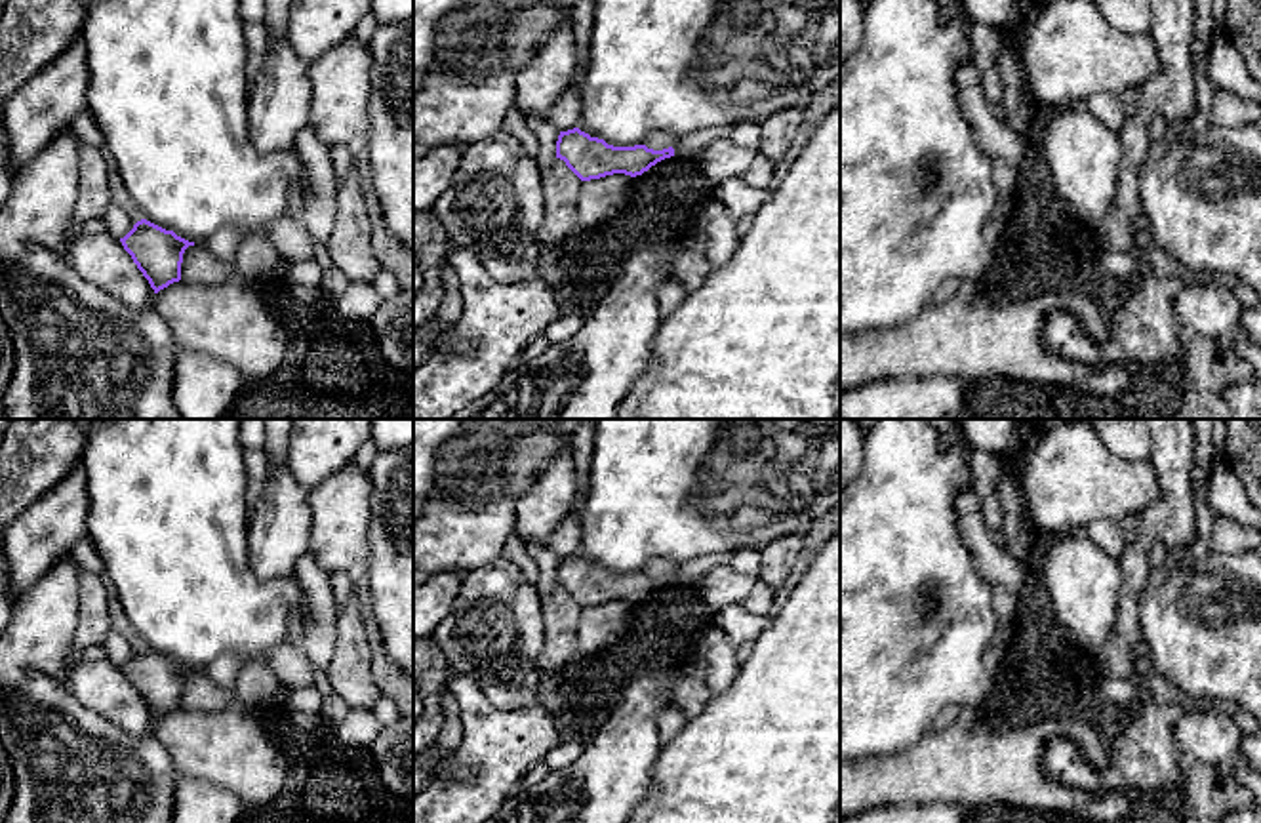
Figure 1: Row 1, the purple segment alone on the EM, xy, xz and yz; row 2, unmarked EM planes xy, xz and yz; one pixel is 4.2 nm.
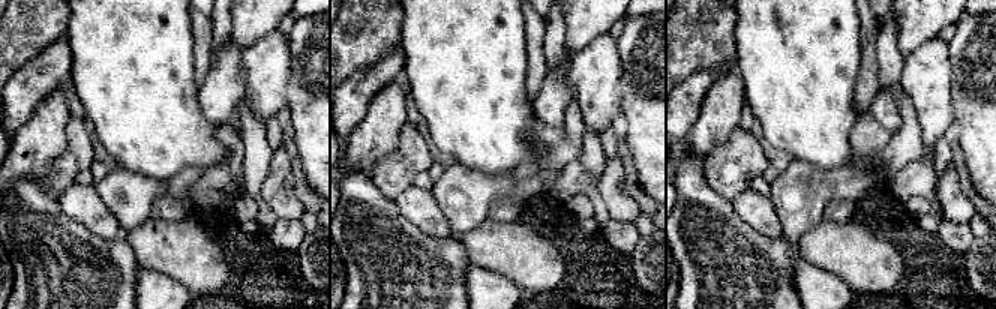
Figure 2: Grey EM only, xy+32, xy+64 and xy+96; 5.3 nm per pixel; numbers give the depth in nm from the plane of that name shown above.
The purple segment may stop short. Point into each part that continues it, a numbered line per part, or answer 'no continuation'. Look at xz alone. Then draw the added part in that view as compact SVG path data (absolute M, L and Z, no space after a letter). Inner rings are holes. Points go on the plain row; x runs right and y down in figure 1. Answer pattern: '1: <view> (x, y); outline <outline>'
1: xz (688, 572); outline M735 551L712 552L678 566L672 566L674 583L691 585L720 564L730 564Z

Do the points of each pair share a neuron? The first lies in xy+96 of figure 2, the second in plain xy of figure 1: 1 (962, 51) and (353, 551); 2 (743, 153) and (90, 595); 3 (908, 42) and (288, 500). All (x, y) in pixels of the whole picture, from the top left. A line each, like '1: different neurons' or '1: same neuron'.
1: different neurons
2: same neuron
3: different neurons

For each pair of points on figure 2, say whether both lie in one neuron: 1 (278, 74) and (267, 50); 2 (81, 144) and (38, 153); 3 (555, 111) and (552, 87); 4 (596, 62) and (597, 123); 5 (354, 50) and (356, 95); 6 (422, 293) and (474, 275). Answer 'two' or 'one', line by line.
1: one
2: two
3: one
4: one
5: two
6: two

